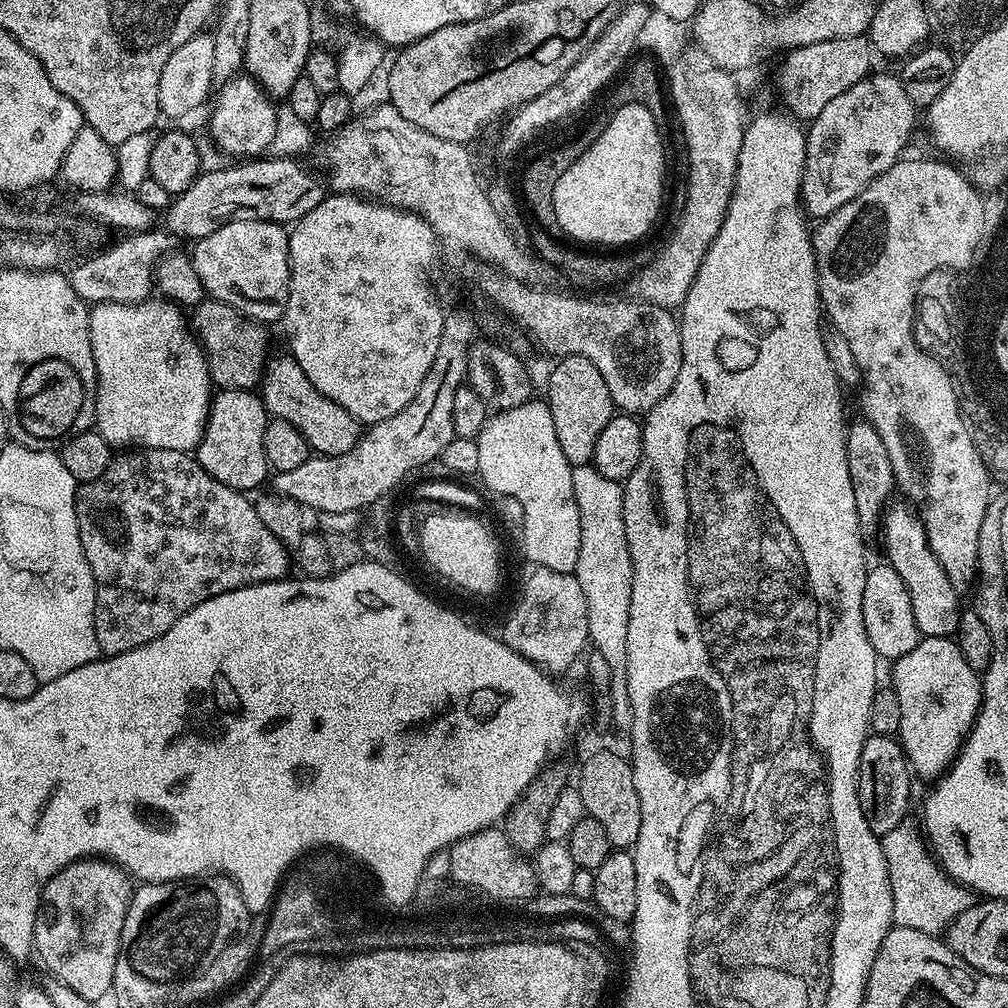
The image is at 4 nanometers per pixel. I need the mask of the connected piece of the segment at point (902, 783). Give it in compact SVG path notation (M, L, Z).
M875 734L864 739L860 769L856 775L856 793L862 806L862 814L866 814L866 826L870 826L875 836L884 837L888 831L905 823L907 816L904 815L912 800L912 780L914 781L914 776L899 739Z

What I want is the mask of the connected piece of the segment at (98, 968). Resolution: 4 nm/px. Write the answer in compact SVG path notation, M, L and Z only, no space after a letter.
M103 858L76 860L48 880L34 922L34 952L48 967L51 979L59 980L83 1000L99 1002L111 993L119 935L133 891L132 877Z

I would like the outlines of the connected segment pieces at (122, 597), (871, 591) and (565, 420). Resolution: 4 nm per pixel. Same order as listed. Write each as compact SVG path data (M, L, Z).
M142 448L128 450L117 455L108 469L98 480L85 480L76 490L76 517L78 518L78 534L82 538L82 550L86 554L86 562L90 562L90 570L96 583L96 605L94 606L94 634L98 638L98 646L104 656L117 656L126 650L134 650L138 646L146 646L154 642L178 618L185 616L194 606L207 600L213 600L218 594L233 592L251 584L265 584L271 580L282 580L289 575L290 552L284 544L266 528L265 523L255 513L251 499L241 489L231 488L218 478L214 478L200 465L195 455L178 450L162 450L161 448Z
M881 562L877 568L876 565L869 567L866 574L866 590L862 590L862 622L866 626L866 638L870 638L870 646L874 646L881 661L895 662L902 654L910 654L922 638L918 622L914 622L914 606L910 606L906 582L887 562Z
M561 356L555 361L548 376L548 396L546 403L554 418L554 434L558 434L558 446L566 454L569 464L592 464L594 446L598 434L606 430L606 422L614 414L614 405L606 378L598 374L598 366L585 356Z

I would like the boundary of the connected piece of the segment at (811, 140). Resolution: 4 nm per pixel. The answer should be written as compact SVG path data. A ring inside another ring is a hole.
M878 72L826 102L822 114L807 125L808 163L802 174L800 199L809 217L834 214L901 159L900 151L908 144L918 109L906 98L899 75Z

